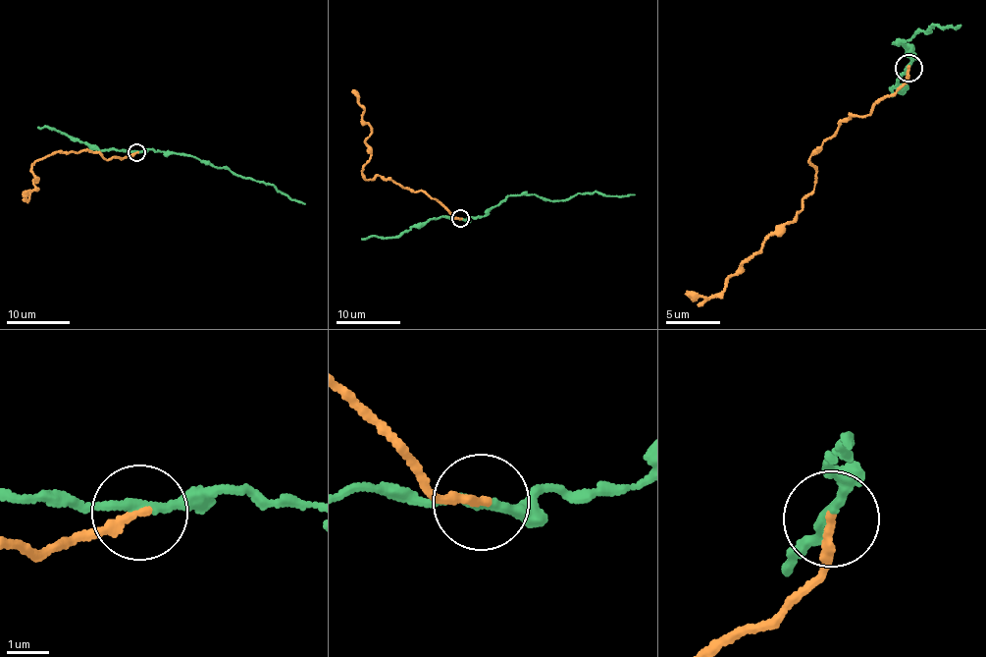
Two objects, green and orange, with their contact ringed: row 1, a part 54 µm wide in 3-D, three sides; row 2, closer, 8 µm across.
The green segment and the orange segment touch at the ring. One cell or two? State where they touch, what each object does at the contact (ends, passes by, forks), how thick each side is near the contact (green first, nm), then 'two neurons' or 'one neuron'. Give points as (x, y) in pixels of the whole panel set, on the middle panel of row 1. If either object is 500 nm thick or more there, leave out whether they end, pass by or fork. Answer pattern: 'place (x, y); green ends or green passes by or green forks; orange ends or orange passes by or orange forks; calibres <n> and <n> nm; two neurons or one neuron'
place (460, 218); green passes by; orange ends; calibres 200 and 190 nm; two neurons

